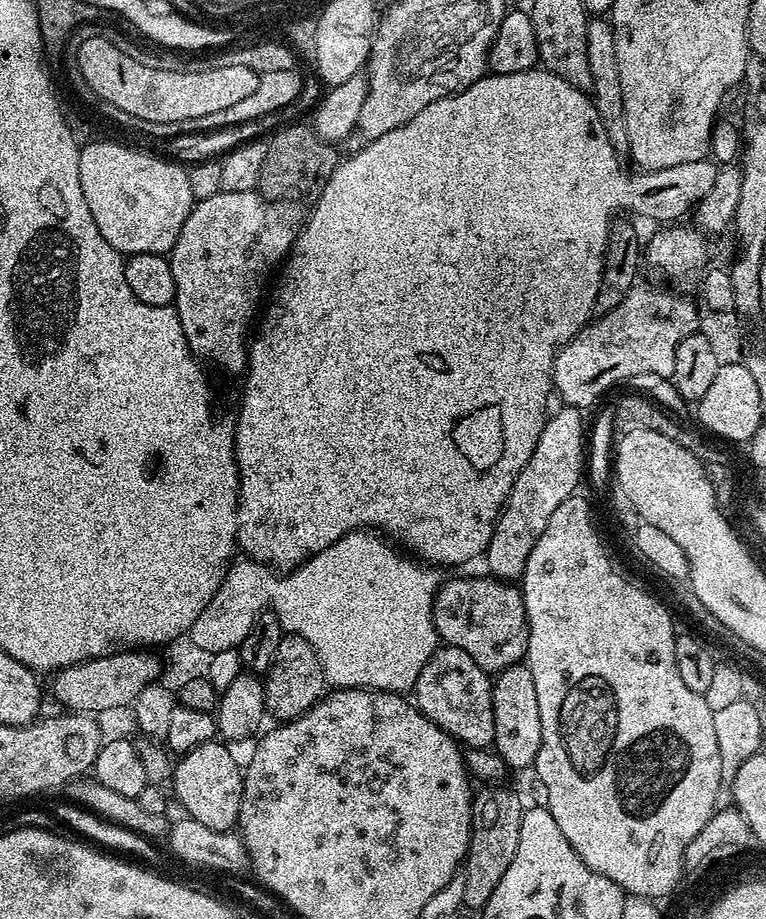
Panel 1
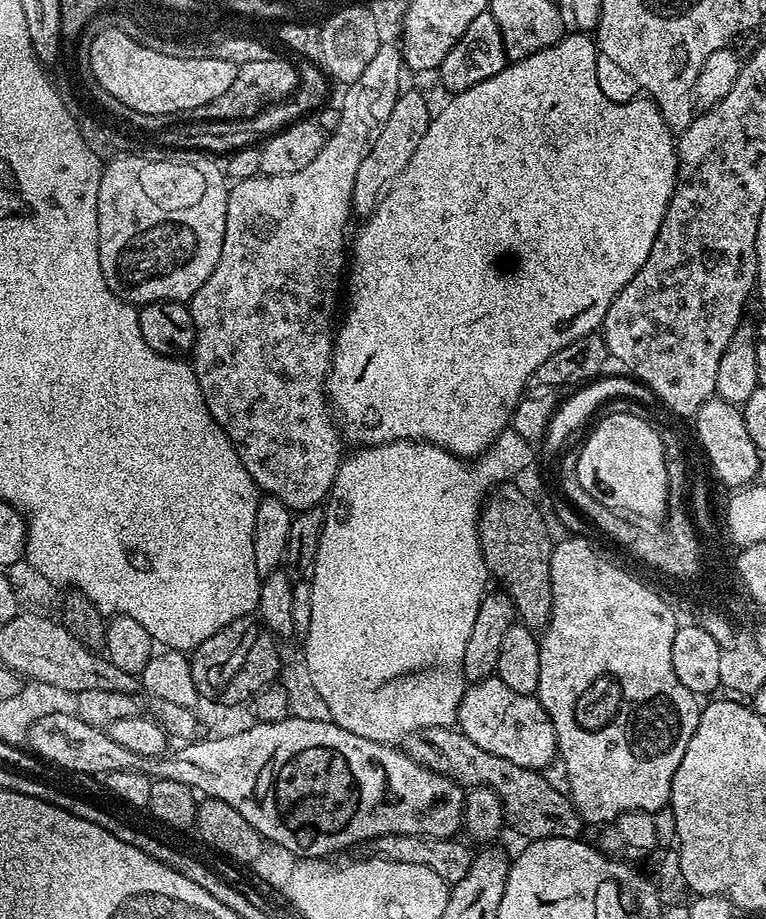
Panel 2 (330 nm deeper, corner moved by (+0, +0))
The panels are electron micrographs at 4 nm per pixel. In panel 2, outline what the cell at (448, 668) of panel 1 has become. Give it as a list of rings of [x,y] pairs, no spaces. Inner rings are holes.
[[[495,674],[465,687],[456,724],[474,746],[482,746],[482,750],[490,750],[490,754],[498,754],[498,758],[506,758],[506,762],[514,762],[514,766],[544,770],[558,756],[556,731],[554,722],[550,722],[550,714],[546,714],[535,695],[510,690],[510,686]]]

